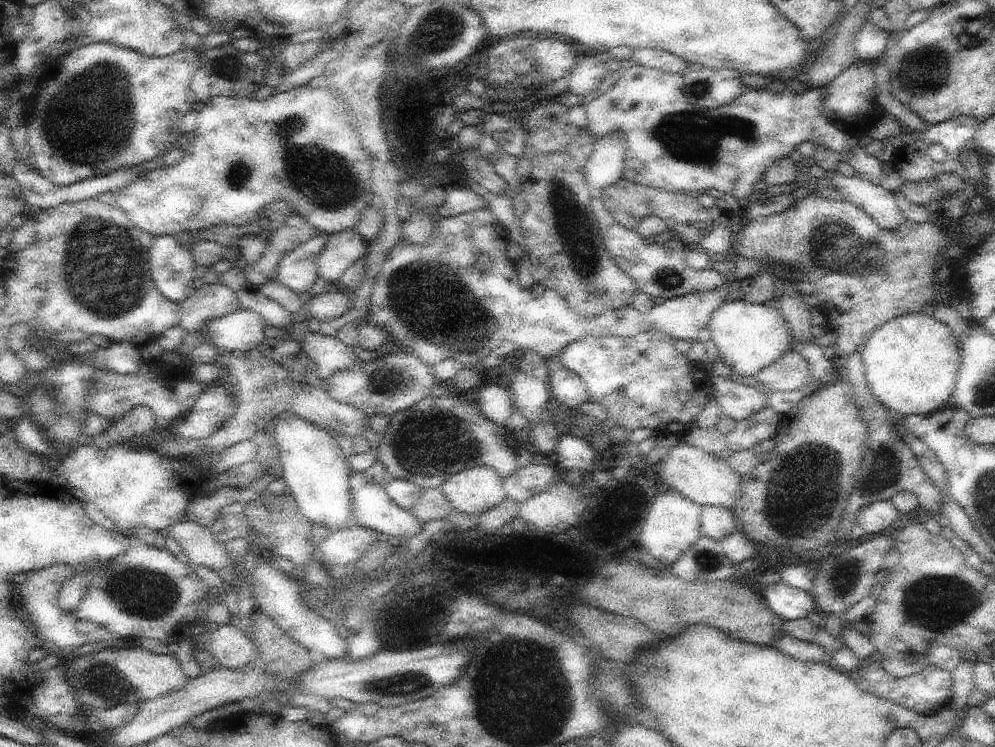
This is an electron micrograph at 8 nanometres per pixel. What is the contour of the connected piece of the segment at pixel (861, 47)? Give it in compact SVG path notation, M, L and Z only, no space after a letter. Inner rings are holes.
M867 18L867 22L857 32L855 40L855 52L859 56L859 62L863 60L869 64L877 64L877 60L885 54L887 46L891 44L891 38L891 34L887 34Z

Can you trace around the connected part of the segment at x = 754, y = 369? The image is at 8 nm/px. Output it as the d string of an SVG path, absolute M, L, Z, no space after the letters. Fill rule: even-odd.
M745 300L723 302L709 318L711 340L719 350L721 362L727 364L727 372L755 376L763 368L777 362L793 346L791 328L777 304L749 304Z

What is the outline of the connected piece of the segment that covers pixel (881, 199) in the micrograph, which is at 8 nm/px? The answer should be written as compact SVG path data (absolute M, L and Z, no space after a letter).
M827 172L823 184L833 184L843 202L863 208L879 224L879 228L897 230L905 222L903 212L897 208L895 194L883 190L881 186L875 186L867 180L859 180L855 176L847 178L839 172Z

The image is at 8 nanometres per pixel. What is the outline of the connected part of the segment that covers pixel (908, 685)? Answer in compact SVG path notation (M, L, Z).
M873 662L873 664L865 664L861 668L861 676L863 676L863 680L869 682L869 692L873 692L875 696L887 698L891 702L897 702L897 704L917 712L919 716L933 716L941 708L949 706L949 700L953 698L951 672L949 670L941 670L939 666L933 666L933 664L929 664L927 668L923 668L923 672L917 672L913 676L895 678L887 670L883 670L883 666L879 662Z

